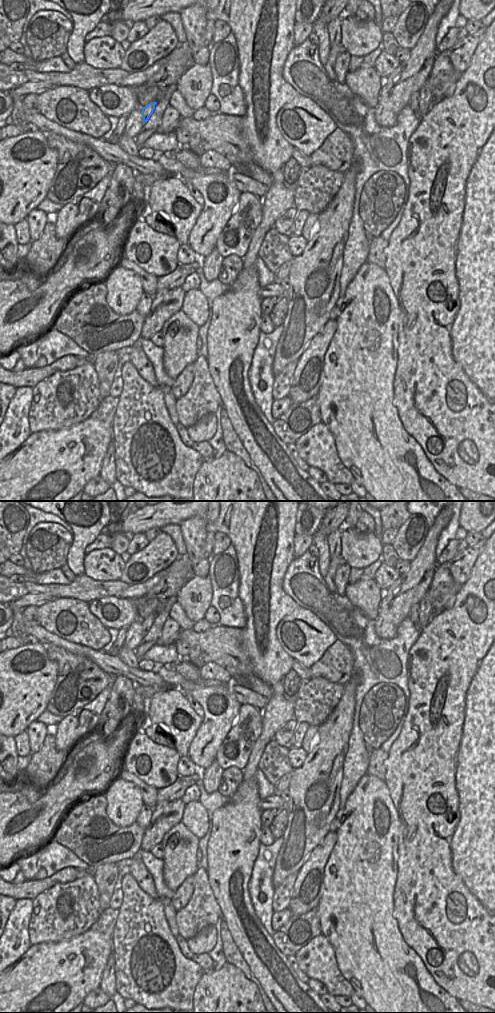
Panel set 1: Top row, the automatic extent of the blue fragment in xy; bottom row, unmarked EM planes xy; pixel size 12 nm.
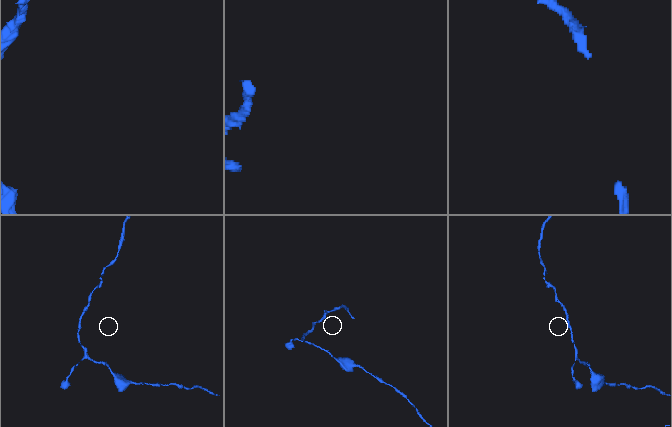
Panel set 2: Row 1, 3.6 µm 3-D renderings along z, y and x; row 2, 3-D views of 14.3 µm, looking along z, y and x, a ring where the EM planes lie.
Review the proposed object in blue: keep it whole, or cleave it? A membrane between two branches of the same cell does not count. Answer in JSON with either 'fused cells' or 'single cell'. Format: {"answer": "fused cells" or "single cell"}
{"answer": "single cell"}

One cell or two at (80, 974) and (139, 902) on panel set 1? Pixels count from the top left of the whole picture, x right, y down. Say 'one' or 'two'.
two

